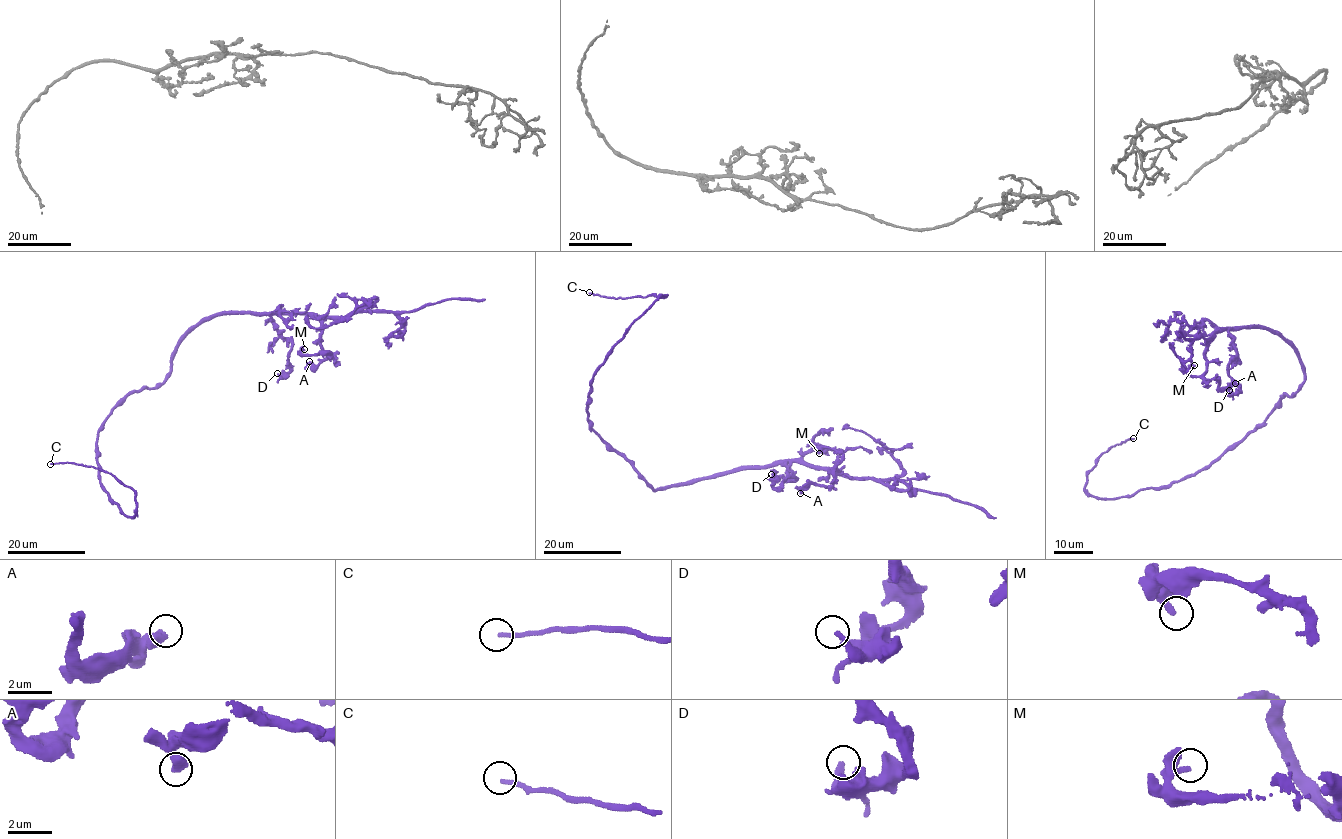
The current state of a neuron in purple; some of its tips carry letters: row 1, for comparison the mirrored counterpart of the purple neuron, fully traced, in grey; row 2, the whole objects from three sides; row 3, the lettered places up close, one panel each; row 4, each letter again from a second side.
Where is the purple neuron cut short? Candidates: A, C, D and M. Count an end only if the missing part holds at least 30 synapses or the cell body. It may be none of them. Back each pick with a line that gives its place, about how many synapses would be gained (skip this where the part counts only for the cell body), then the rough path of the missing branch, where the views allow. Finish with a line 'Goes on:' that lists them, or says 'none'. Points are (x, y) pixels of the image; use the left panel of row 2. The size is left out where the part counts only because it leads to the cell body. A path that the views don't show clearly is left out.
Goes on: none

